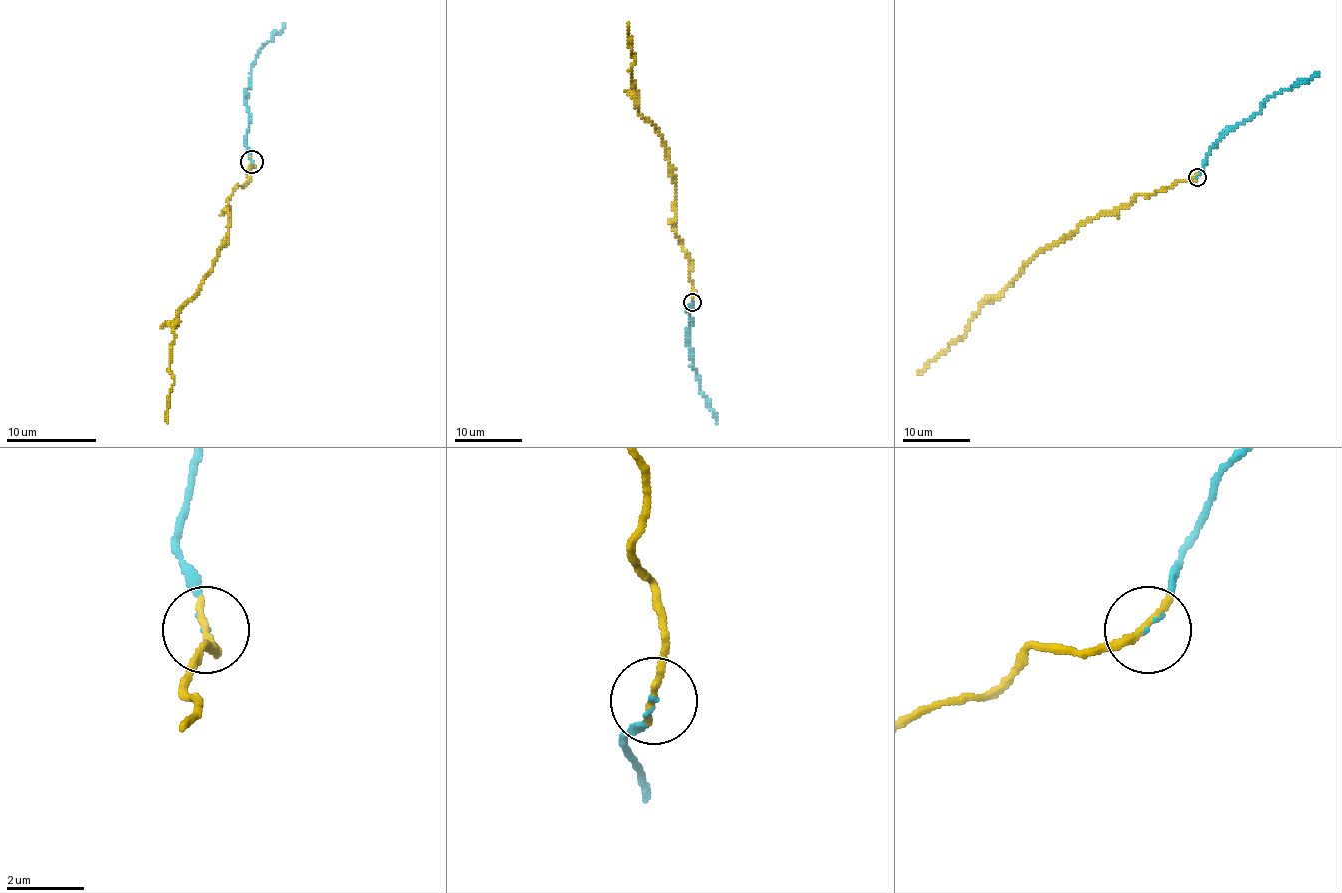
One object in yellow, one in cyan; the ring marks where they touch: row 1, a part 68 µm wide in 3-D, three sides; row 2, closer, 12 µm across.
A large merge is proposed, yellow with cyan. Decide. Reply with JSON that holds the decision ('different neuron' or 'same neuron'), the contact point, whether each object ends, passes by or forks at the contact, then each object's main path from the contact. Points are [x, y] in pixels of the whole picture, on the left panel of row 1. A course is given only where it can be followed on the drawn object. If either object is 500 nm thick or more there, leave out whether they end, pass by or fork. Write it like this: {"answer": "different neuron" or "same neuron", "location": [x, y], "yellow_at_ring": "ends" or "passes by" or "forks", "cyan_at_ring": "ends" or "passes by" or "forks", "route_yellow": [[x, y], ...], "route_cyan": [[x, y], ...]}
{"answer": "same neuron", "location": [251, 161], "yellow_at_ring": "ends", "cyan_at_ring": "ends", "route_yellow": [[251, 161], [248, 181], [228, 199], [228, 235], [212, 272], [178, 314], [167, 423]], "route_cyan": [[251, 161], [246, 149], [248, 125], [244, 98], [251, 82], [251, 64], [262, 46], [285, 23]]}

